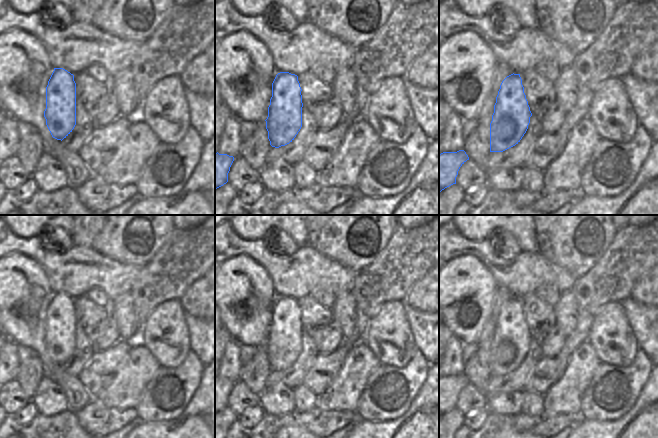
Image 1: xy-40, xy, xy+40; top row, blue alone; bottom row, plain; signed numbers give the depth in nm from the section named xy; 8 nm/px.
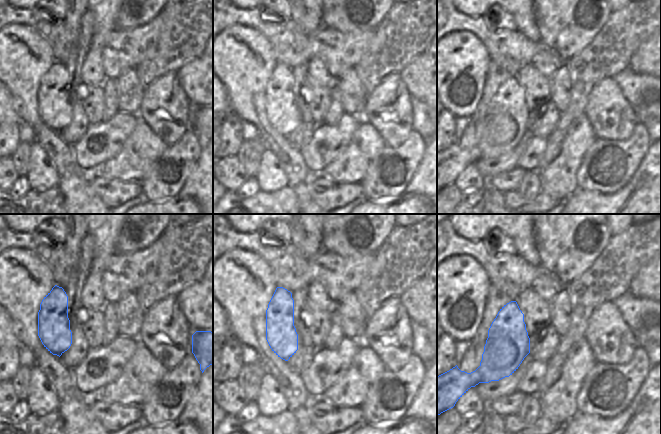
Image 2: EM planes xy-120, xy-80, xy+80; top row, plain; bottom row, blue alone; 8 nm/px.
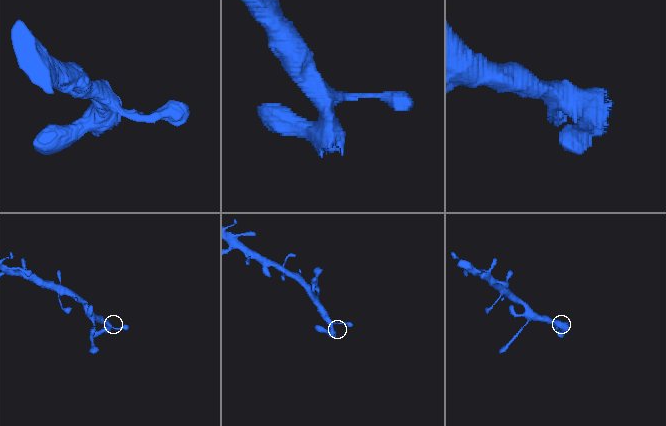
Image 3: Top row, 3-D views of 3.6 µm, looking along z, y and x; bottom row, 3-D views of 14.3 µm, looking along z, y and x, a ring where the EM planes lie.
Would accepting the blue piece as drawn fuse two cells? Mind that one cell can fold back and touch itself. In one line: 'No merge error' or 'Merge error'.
No merge error.

